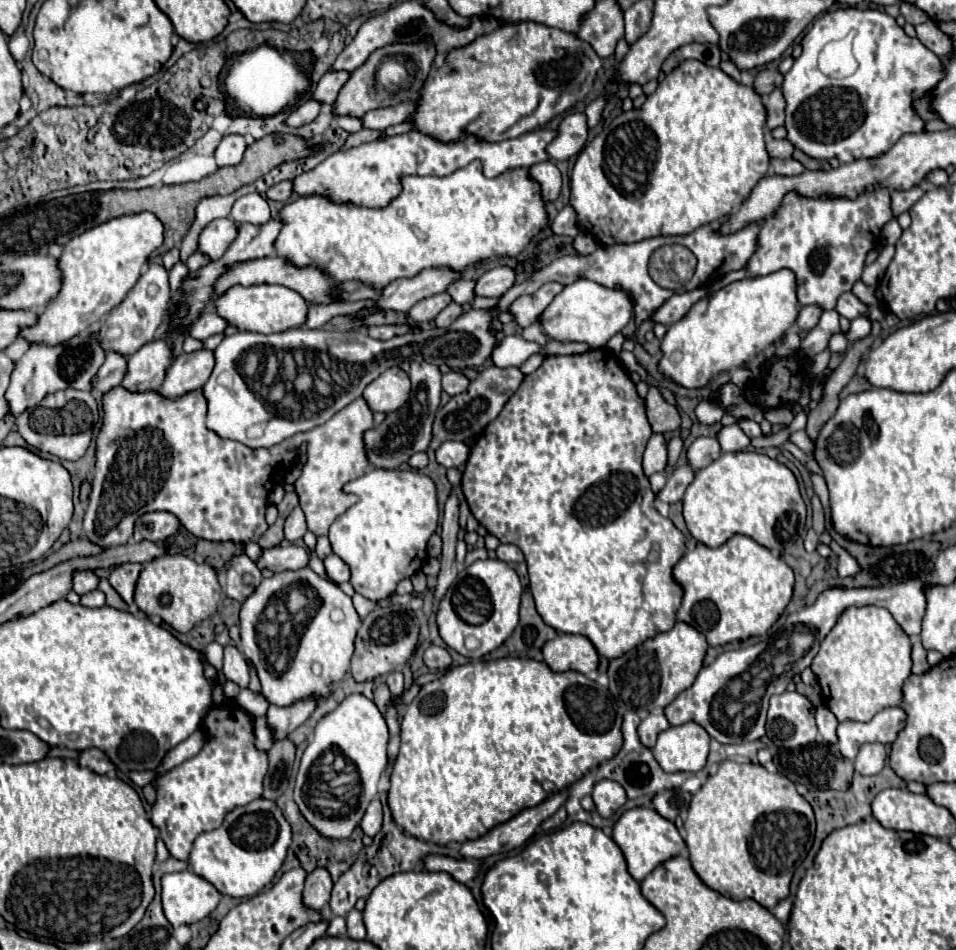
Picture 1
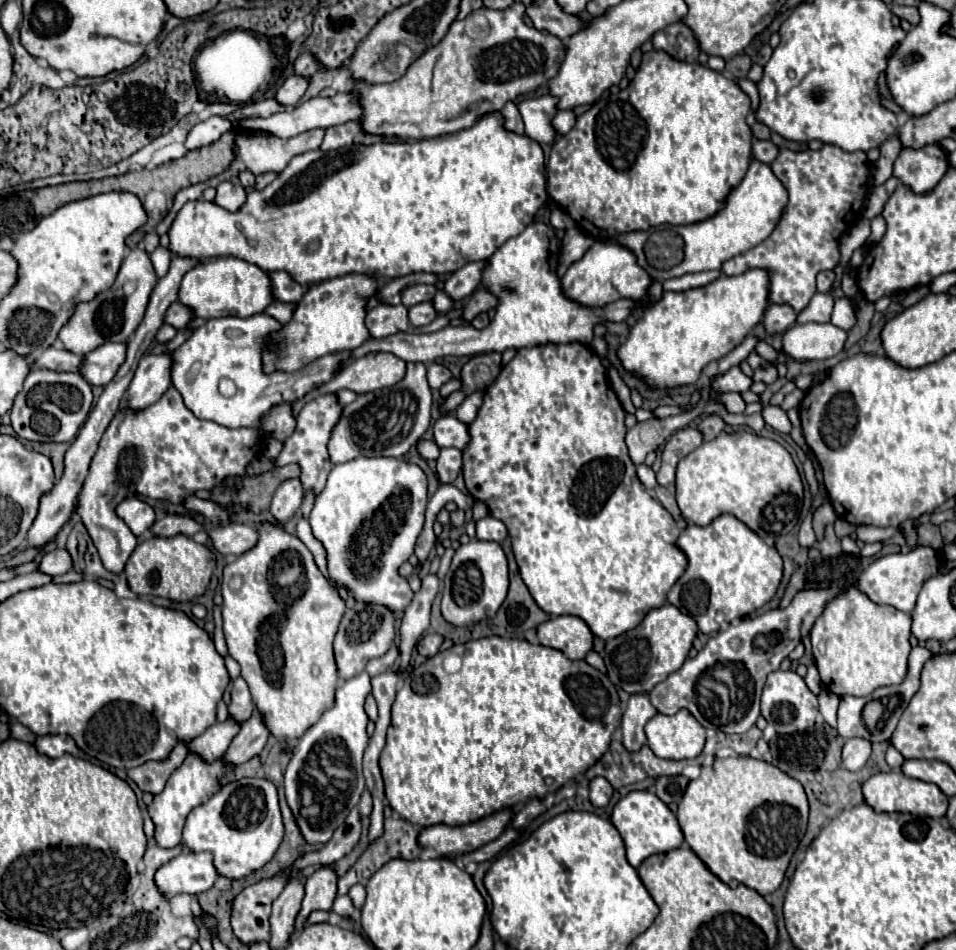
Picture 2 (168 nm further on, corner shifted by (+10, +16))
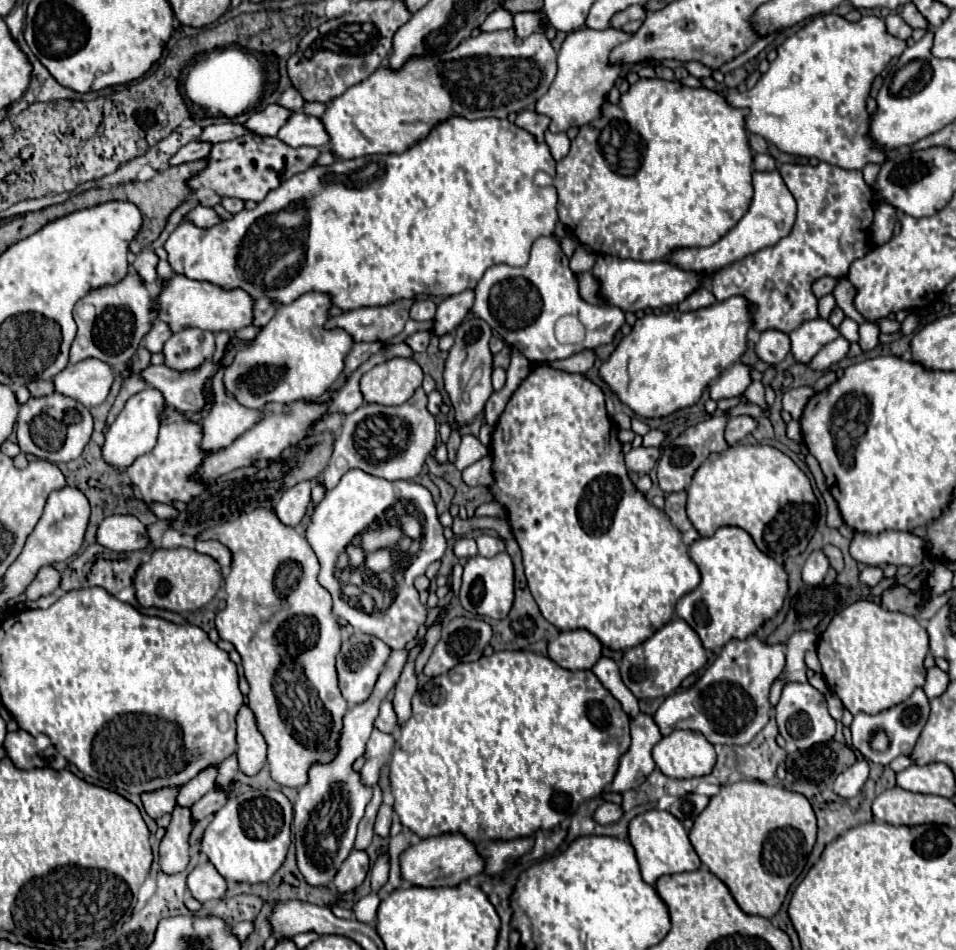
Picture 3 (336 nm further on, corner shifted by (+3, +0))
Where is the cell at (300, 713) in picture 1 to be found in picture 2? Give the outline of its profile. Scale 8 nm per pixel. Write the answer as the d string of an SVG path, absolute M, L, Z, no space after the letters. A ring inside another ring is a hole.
M255 710L255 716L251 716L251 720L247 720L247 724L243 724L237 736L231 740L227 752L223 754L223 762L231 766L245 764L247 760L261 754L267 738L269 732L267 728L263 728L263 716L259 716L259 712Z

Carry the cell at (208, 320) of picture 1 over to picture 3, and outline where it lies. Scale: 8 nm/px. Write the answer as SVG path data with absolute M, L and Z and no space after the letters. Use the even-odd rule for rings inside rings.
M154 320L154 326L152 330L146 334L144 338L144 344L146 348L154 354L154 352L160 352L162 350L162 344L166 344L166 340L172 336L170 332L170 326L168 324L162 324L162 320Z

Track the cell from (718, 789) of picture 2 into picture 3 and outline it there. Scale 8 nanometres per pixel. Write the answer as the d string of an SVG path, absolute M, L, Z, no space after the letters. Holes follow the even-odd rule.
M742 780L720 786L720 792L710 798L708 806L694 820L694 826L690 830L690 842L696 854L700 856L700 862L706 864L710 872L716 874L728 886L734 900L746 914L772 918L780 910L792 882L800 876L806 858L812 852L812 846L816 842L816 816L806 796L798 792L780 786L768 786L758 780L752 782Z

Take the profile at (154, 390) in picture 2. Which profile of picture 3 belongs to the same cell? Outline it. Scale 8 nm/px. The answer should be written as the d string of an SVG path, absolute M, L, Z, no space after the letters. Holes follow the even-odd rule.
M144 388L142 392L134 394L126 402L126 406L122 408L122 412L118 414L118 418L114 420L114 424L106 432L106 442L104 442L104 450L102 450L106 462L110 462L116 468L124 470L138 456L150 452L156 446L156 436L158 436L158 426L160 426L158 408L162 408L164 402L166 400L164 400L162 392L154 392L154 388Z

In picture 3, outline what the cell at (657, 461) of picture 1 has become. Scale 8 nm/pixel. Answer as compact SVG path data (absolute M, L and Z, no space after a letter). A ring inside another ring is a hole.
M640 446L640 448L632 448L626 454L626 468L630 472L638 472L638 474L648 474L660 456L660 448L658 446Z

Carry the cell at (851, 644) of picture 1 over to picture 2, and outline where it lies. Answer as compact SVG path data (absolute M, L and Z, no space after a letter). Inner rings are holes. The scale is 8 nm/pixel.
M849 586L847 592L835 596L821 616L815 620L811 628L811 644L813 644L813 658L815 666L821 674L821 682L837 696L869 696L873 690L881 686L891 686L891 684L901 684L907 676L907 658L911 652L909 644L911 636L911 616L907 612L901 612L893 606L881 606L869 600L865 592L861 592L855 586Z

